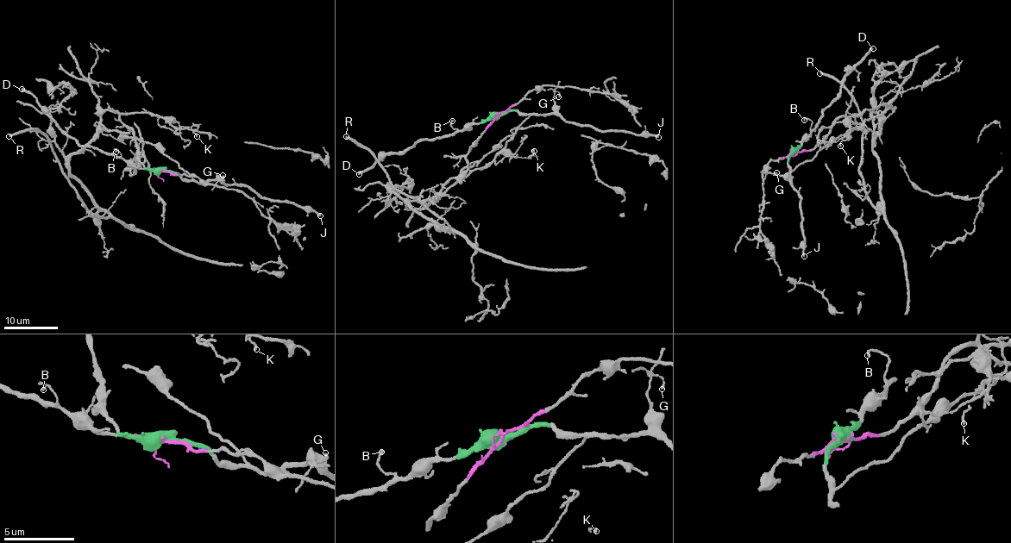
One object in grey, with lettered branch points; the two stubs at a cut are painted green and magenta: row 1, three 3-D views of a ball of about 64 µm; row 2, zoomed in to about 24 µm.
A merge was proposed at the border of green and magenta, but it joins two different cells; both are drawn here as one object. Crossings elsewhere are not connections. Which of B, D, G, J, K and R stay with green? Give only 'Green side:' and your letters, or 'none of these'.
Green side: B, D, G, J

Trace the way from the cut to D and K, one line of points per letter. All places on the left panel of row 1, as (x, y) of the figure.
D: (162, 170), (131, 166), (124, 159), (91, 146), (80, 146), (75, 139), (68, 137), (31, 94), (21, 88)
K: (162, 170), (146, 167), (133, 130), (106, 129), (102, 115), (109, 109), (172, 117), (194, 126), (197, 136)

